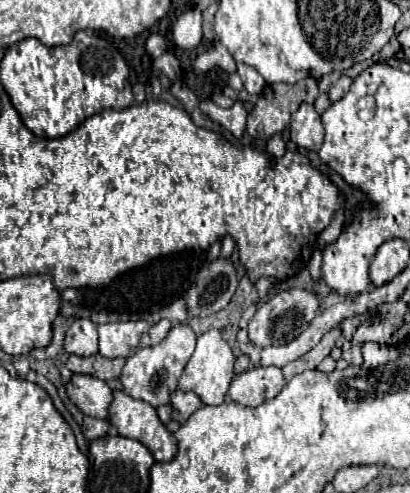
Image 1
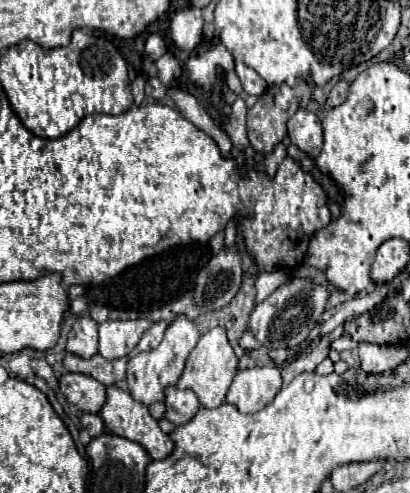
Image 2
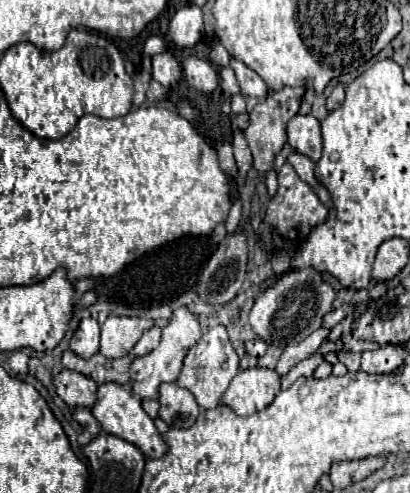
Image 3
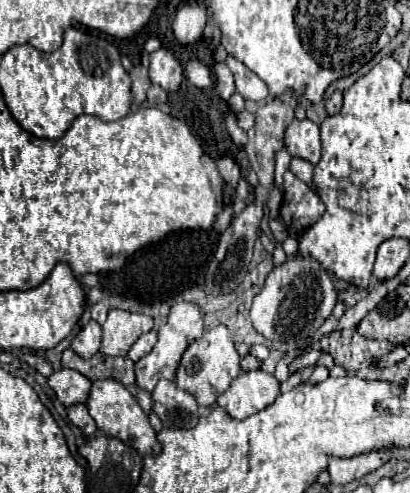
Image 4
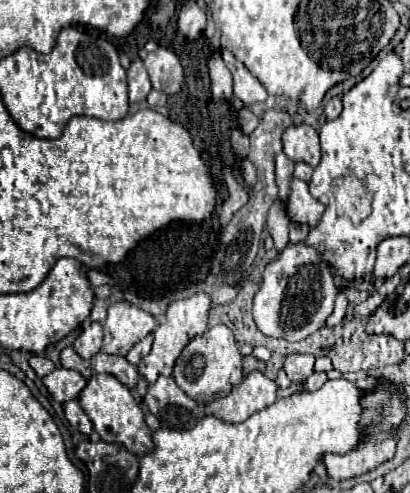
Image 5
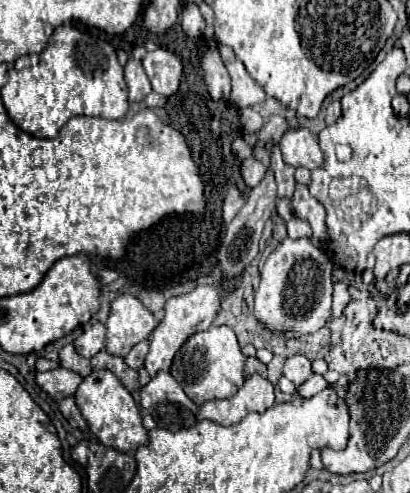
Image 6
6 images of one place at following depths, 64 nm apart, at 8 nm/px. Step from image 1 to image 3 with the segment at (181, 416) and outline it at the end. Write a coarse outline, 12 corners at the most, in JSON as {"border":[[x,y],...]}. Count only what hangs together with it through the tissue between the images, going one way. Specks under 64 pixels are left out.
{"border":[[164,382],[158,416],[174,428],[190,428],[200,416],[192,392]]}

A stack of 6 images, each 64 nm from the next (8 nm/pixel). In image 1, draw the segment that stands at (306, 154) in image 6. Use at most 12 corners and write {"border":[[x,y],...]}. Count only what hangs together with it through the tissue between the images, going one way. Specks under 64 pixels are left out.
{"border":[[312,104],[292,112],[290,140],[320,150],[324,128]]}

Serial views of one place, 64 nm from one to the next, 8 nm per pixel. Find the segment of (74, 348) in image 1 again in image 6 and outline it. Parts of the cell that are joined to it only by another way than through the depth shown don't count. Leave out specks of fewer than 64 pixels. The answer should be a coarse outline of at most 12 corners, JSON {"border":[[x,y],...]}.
{"border":[[90,324],[76,340],[76,352],[92,358],[106,344],[106,326]]}

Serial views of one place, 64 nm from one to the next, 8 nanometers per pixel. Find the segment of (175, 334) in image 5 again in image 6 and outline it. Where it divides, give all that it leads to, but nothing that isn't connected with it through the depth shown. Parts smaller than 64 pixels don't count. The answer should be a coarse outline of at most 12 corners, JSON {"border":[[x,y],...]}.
{"border":[[216,286],[168,298],[146,370],[170,370],[184,340],[220,312]]}

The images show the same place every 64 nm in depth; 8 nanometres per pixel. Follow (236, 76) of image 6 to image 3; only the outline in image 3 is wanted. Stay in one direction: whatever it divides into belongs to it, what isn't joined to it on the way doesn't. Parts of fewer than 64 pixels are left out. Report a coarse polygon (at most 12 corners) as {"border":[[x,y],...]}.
{"border":[[230,58],[240,92],[266,98],[264,80],[244,62]]}

